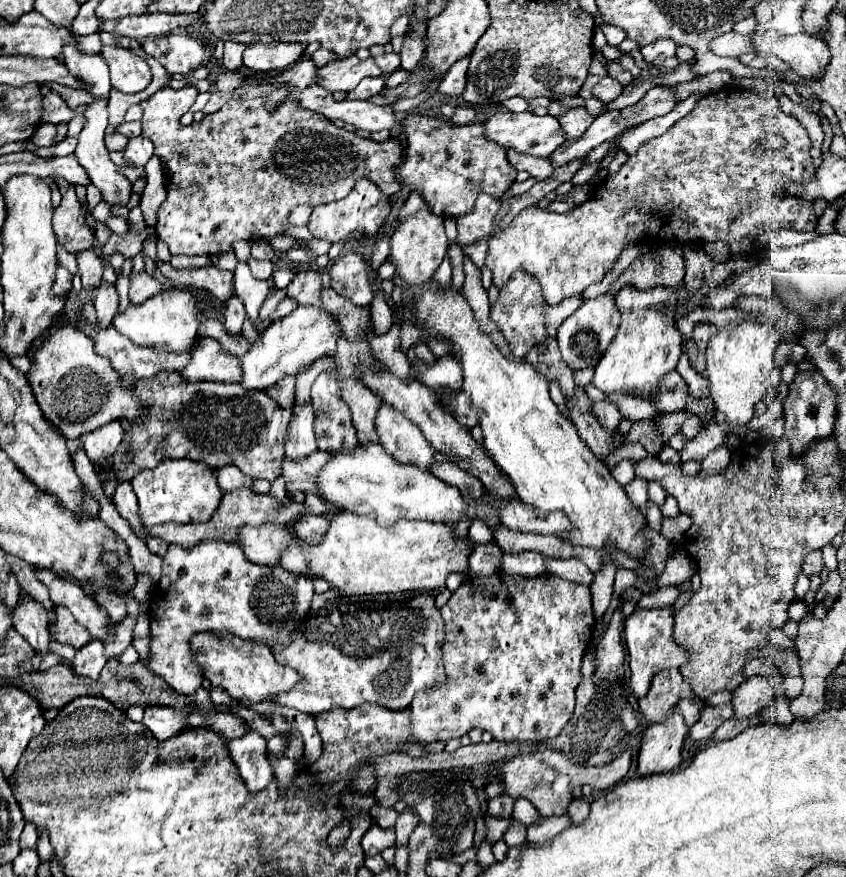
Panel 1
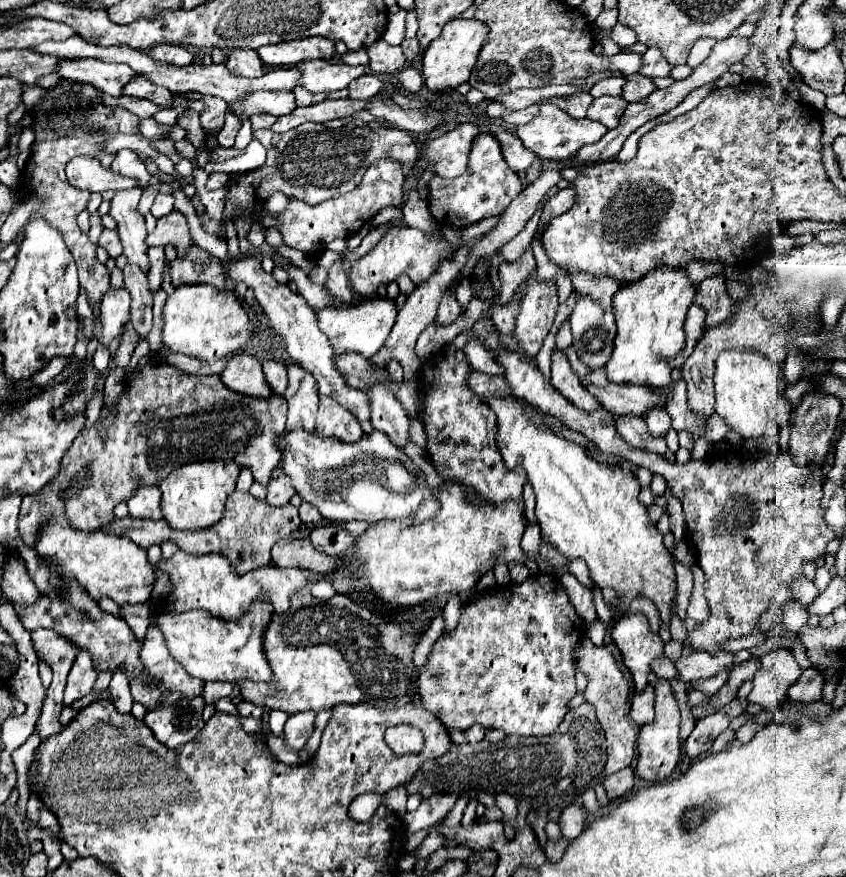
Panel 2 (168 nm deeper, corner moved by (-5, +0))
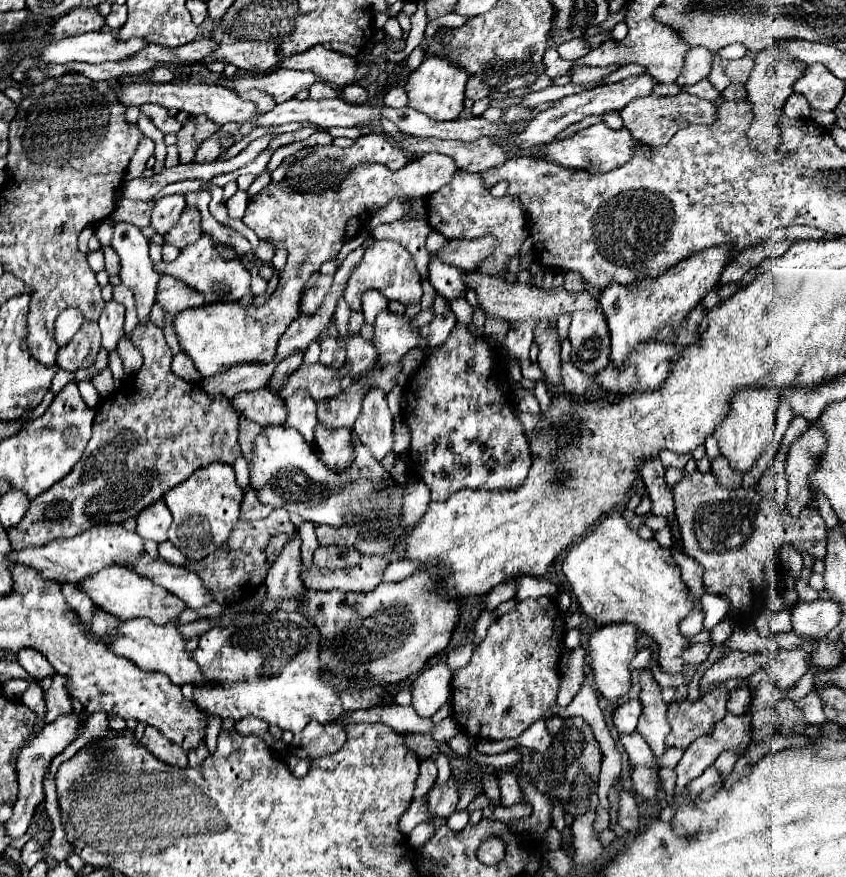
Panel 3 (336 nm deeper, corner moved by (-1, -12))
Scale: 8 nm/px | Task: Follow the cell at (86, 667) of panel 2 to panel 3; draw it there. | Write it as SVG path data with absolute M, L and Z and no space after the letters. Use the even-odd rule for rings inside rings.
M55 675L53 685L45 691L45 695L43 695L43 699L45 699L45 723L51 723L51 721L55 721L55 717L73 711L65 683L67 683L65 677Z

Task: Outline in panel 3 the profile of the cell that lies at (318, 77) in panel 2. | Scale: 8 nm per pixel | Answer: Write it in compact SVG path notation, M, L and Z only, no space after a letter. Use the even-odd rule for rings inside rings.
M275 69L273 73L261 75L261 77L221 77L215 83L235 89L239 93L245 93L249 89L261 89L269 93L277 103L283 103L287 99L293 99L297 91L303 87L311 87L315 81L321 81L311 71L289 71L289 69Z

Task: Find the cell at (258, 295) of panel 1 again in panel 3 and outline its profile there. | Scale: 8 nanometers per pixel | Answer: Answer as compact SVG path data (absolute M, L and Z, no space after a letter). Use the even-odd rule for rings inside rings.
M297 391L285 401L285 405L289 409L289 417L285 425L297 429L305 437L305 441L313 443L315 425L317 425L317 415L315 415L317 403L313 401L313 397L309 397L309 393L305 391Z

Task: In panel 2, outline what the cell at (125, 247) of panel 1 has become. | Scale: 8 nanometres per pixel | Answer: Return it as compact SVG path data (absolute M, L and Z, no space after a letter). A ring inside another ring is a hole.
M173 211L169 217L161 217L157 219L157 227L153 233L147 235L147 245L175 245L179 258L185 257L189 253L189 249L193 247L191 235L189 235L189 227L187 227L187 219Z

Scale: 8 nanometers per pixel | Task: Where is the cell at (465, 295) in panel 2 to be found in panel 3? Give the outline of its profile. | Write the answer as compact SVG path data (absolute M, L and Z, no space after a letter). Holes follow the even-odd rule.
M457 323L447 341L431 349L405 387L405 411L409 413L407 425L411 429L409 457L419 479L423 479L429 487L431 501L447 501L459 489L515 489L527 477L533 459L525 439L525 429L515 415L513 395L509 391L505 393L501 381L495 379L493 369L495 357L491 345L479 337L473 337L467 325Z

